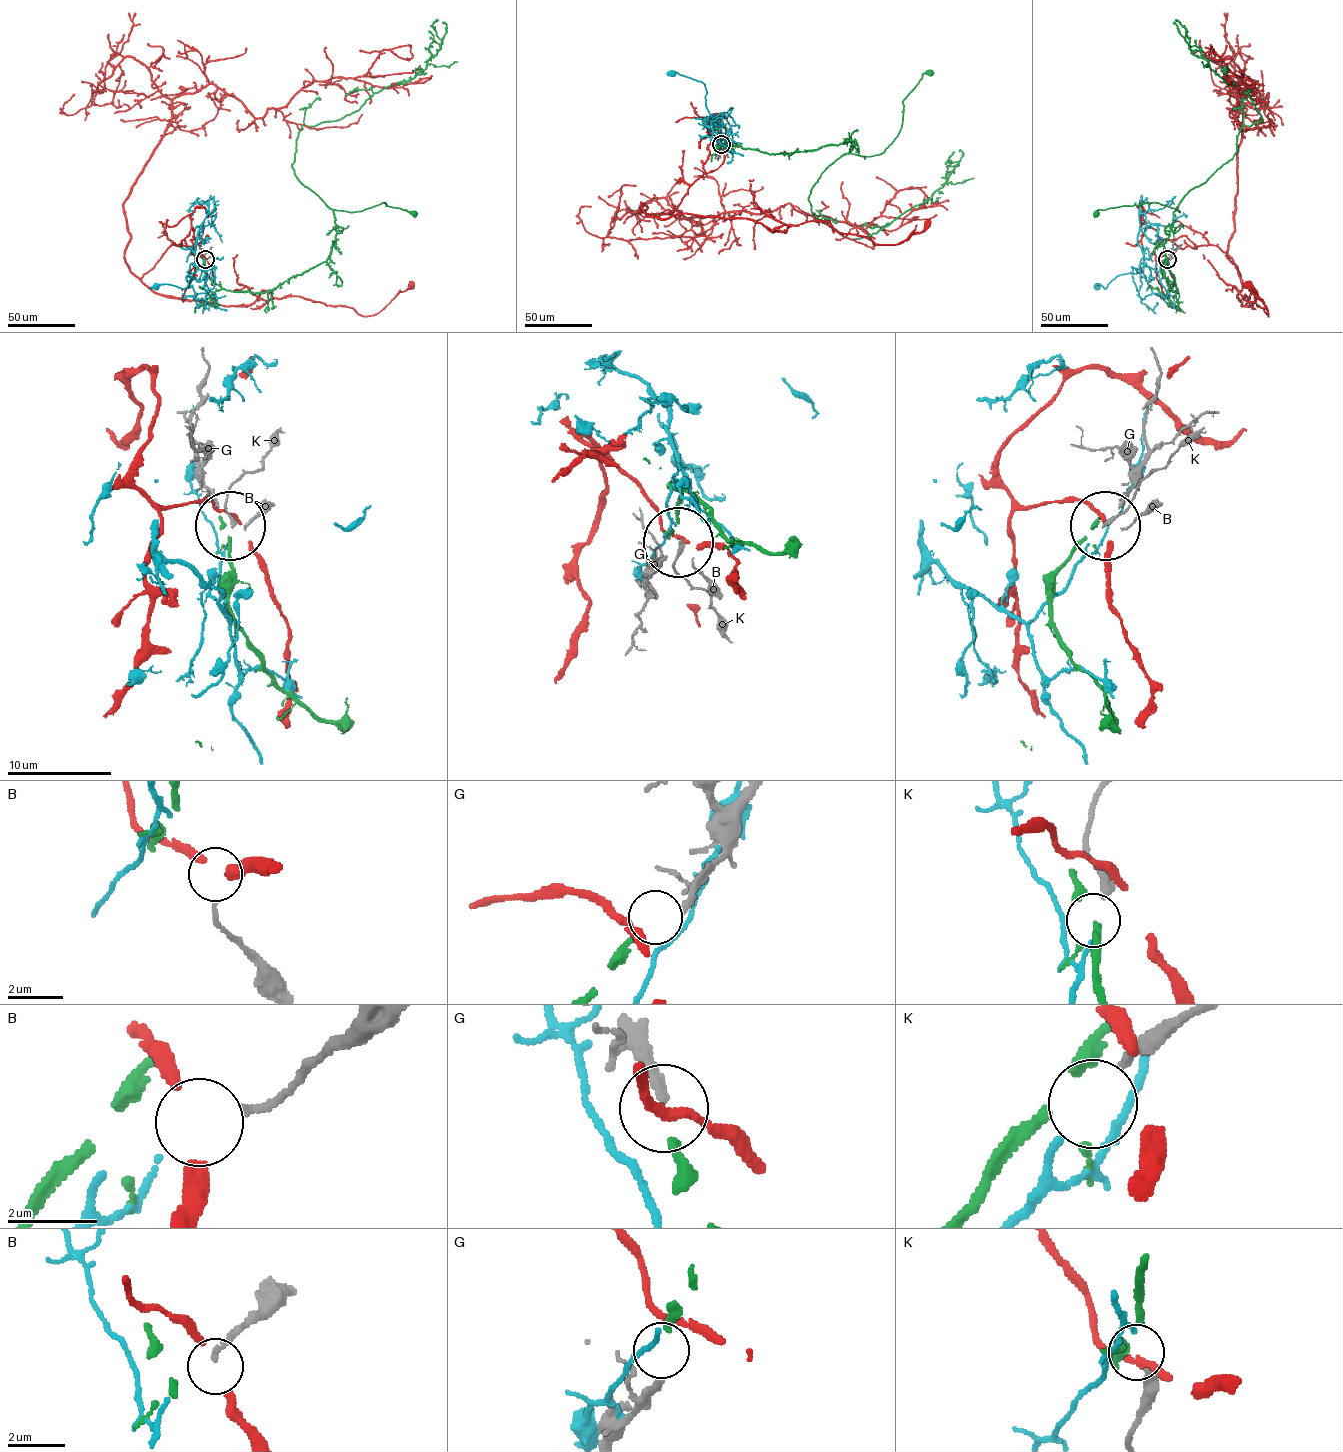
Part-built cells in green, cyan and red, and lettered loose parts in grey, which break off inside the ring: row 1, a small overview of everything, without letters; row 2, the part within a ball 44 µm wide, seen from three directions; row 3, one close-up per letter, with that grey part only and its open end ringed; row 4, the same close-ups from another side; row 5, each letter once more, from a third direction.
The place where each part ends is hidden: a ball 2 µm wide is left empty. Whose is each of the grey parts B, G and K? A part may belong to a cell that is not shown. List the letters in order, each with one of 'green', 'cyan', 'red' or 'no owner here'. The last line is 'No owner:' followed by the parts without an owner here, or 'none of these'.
B: red
G: green
K: cyan
No owner: none of these

